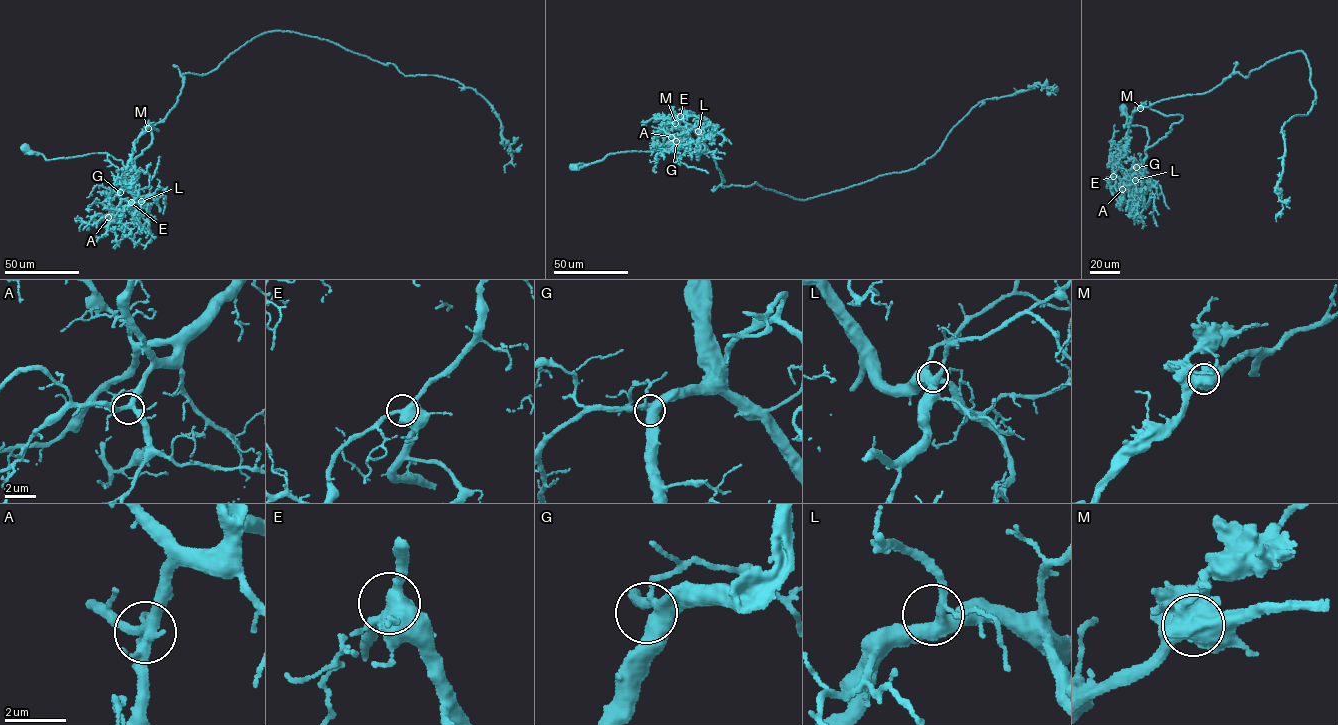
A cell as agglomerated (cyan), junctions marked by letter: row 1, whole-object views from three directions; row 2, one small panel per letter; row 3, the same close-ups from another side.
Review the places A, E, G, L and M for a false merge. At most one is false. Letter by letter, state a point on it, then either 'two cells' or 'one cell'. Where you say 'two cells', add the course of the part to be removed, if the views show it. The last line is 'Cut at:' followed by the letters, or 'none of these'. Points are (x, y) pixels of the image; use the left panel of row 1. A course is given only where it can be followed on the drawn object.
A: (108, 217) | one cell
E: (131, 202) | one cell
G: (120, 192) | one cell
L: (141, 201) | one cell
M: (148, 128) | one cell
Cut at: none of these

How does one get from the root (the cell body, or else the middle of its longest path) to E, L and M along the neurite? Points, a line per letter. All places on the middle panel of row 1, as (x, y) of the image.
E: (574, 166), (602, 160), (611, 154), (653, 151), (694, 142), (699, 137), (698, 129), (680, 116)
L: (574, 166), (602, 160), (611, 154), (653, 151), (676, 144), (679, 146), (696, 141), (698, 131)
M: (574, 166), (611, 154), (679, 143), (686, 151), (698, 151), (698, 160), (696, 143), (675, 123)

